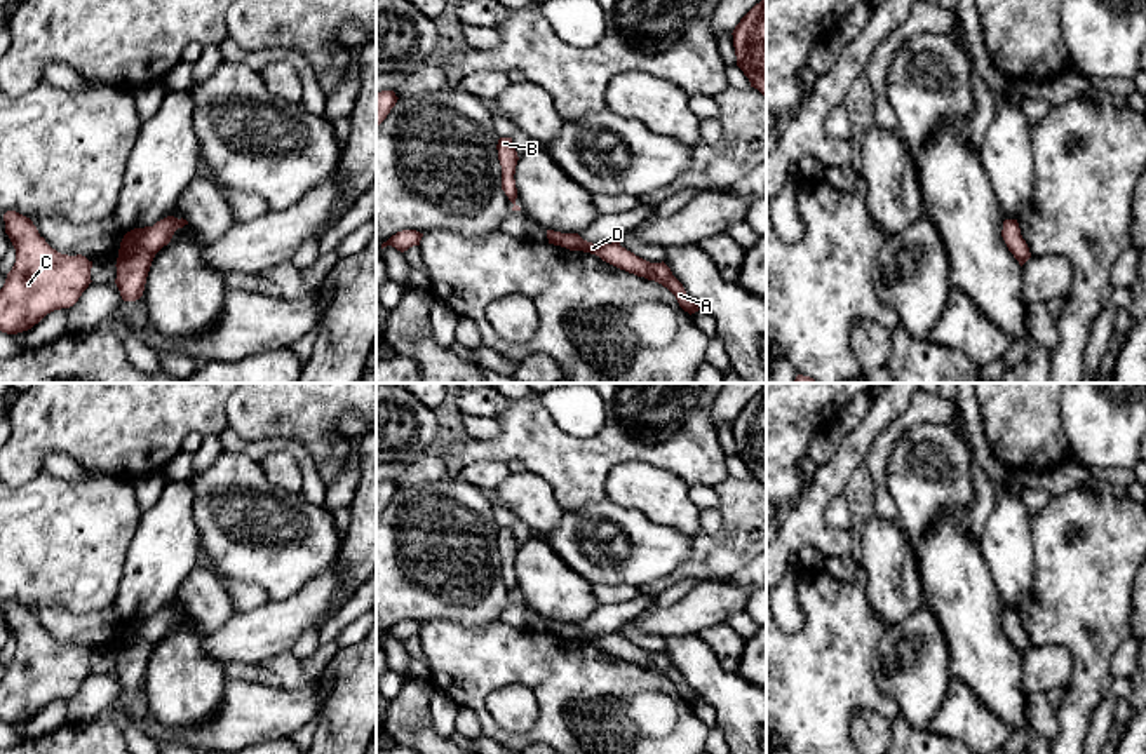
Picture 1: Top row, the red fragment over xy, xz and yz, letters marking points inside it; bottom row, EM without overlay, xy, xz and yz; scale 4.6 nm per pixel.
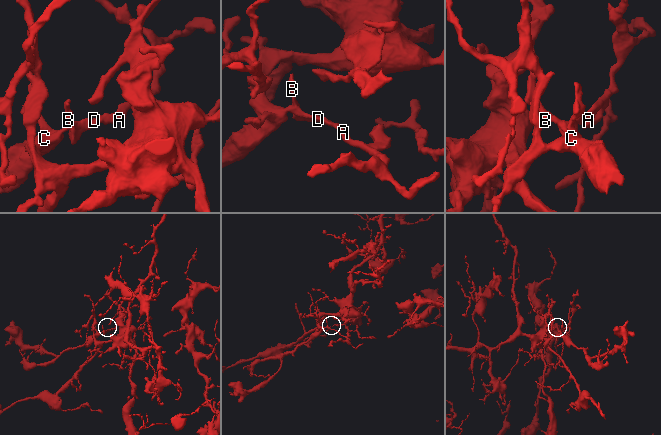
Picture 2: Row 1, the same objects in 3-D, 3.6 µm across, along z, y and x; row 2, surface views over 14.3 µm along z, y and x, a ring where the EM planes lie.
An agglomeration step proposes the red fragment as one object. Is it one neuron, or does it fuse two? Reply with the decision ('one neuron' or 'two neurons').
one neuron

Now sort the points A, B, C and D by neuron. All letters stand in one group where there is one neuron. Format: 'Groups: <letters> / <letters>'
Groups: A B C D

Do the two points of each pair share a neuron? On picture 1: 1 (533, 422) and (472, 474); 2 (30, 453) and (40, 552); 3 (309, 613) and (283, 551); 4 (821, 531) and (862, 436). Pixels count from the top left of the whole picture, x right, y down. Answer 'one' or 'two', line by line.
1: two
2: two
3: two
4: one

